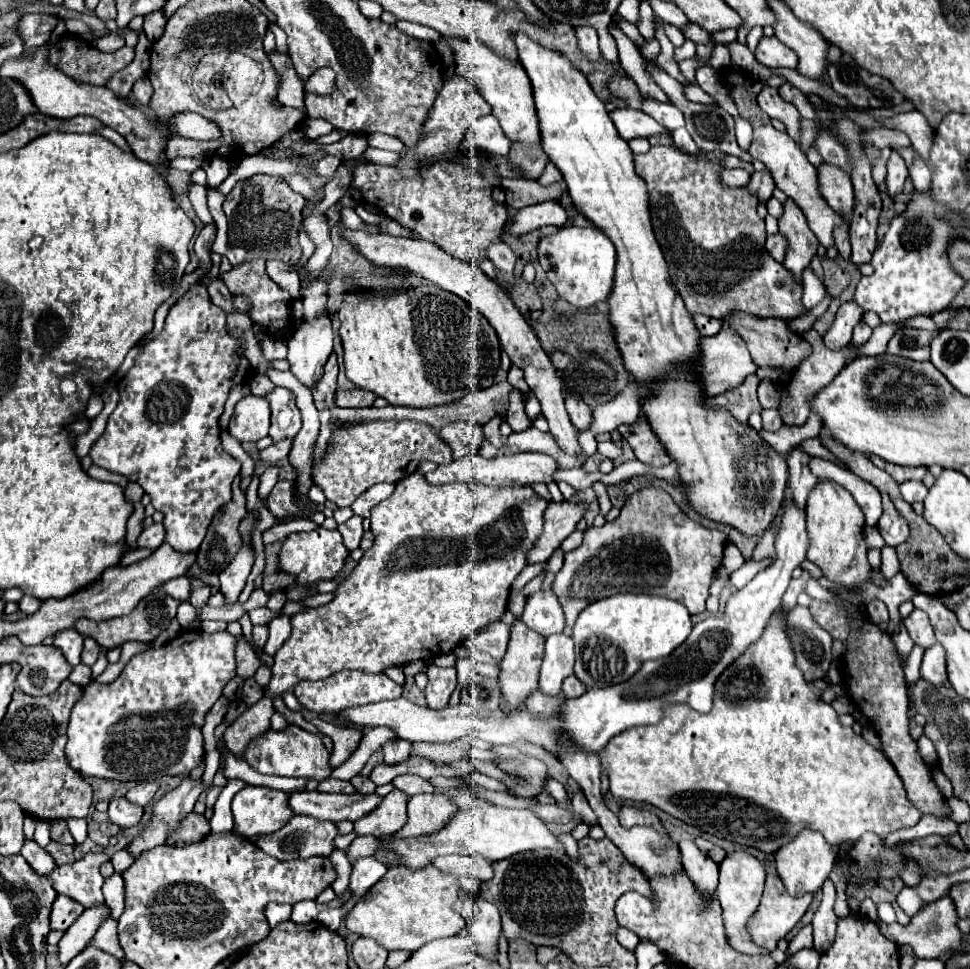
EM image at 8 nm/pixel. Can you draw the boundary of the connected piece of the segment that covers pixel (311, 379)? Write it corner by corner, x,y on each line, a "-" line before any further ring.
324,308
316,320
302,322
294,336
288,340
288,362
294,376
312,388
324,372
324,364
332,354
332,322

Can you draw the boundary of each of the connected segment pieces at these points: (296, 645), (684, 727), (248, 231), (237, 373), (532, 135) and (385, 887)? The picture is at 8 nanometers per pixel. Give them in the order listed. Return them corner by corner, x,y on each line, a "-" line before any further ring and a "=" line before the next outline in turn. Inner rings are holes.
414,472
412,476
406,476
404,480
400,480
392,492
390,498
382,500
376,508
372,508
372,534
374,534
374,546
364,552
362,560
358,562
356,570
338,586
338,590
334,592
334,600
326,606
320,608
308,608
302,614
292,616
292,634
290,638
284,642
284,646
276,652
274,656
274,666
272,666
272,680
264,692
264,698
260,702
256,702
254,706
248,706
248,710
238,716
238,720
234,724
230,724
224,732
224,742
226,748
236,756
236,758
244,758
244,750
246,746
262,736
264,732
268,732
270,728
270,718
274,714
274,706
272,706
272,696
282,694
286,690
292,690
294,682
306,678
306,680
322,680
326,676
332,676
334,672
340,670
368,670
368,672
384,672
388,666
402,666
414,660
428,660
428,658
436,658
440,654
448,654
454,648
458,648
460,644
464,644
468,638
472,638
478,630
486,628
492,622
498,622
502,618
502,614
506,612
506,604
508,604
508,594
510,594
510,584
514,582
514,578
522,572
522,568
526,566
526,552
534,546
534,540
538,538
538,532
542,532
542,514
546,510
548,502
538,496
530,486
522,486
522,488
496,488
496,486
484,486
478,482
456,482
456,484
440,484
440,486
432,486
426,482
426,478
420,472
=
776,612
770,618
760,640
754,642
744,652
744,656
740,656
734,664
730,664
728,670
718,678
716,694
714,694
714,706
708,714
698,714
692,708
686,708
684,704
666,706
664,718
658,724
630,728
626,732
614,736
608,742
608,746
600,752
600,762
602,762
602,768
608,768
608,774
610,774
610,794
614,798
620,798
620,800
652,804
652,806
672,814
674,818
678,818
678,820
682,820
694,828
700,828
706,834
712,834
716,838
724,838
724,840
730,840
730,842
736,842
742,846
752,846
752,848
758,848
760,852
766,852
766,854
774,854
778,848
782,848
784,844
794,840
798,836
798,832
802,832
806,828
820,832
826,838
826,842
832,846
856,842
864,832
874,832
880,838
886,838
894,830
912,828
922,816
920,816
918,808
914,808
910,804
910,800
906,798
906,790
902,788
902,780
894,772
894,766
890,764
890,760
884,756
882,750
868,744
852,728
842,726
836,710
830,704
824,704
812,692
810,684
804,680
802,672
794,664
794,650
790,648
790,640
786,636
786,628
784,628
782,620
786,620
786,616
782,612
=
256,174
248,180
240,180
224,202
224,212
228,216
228,238
234,246
242,246
246,250
278,250
298,238
298,232
302,228
302,208
306,200
296,194
284,180
268,176
268,174
-
238,200
240,200
240,226
236,220
238,212
=
194,284
168,312
166,316
166,322
164,322
164,330
150,342
144,344
144,348
140,350
140,354
136,356
134,360
134,366
130,368
130,372
124,376
124,384
122,384
122,392
120,392
120,402
116,406
116,410
110,414
108,418
108,426
104,430
104,434
92,444
90,448
90,458
96,466
102,466
110,472
116,472
116,474
122,474
126,476
130,482
138,482
146,494
150,494
152,498
152,506
156,510
160,510
164,514
164,528
166,528
166,542
178,550
178,552
196,552
200,548
200,542
204,540
204,534
210,526
210,520
214,516
214,512
224,506
230,498
232,498
232,482
234,478
238,476
240,472
240,462
236,458
232,458
228,452
224,452
222,448
222,442
220,442
220,434
218,434
218,418
222,416
224,412
224,402
228,398
228,392
230,388
234,386
234,382
238,380
240,382
246,382
248,378
248,372
250,372
250,366
240,350
240,344
236,338
228,336
228,330
226,330
226,314
222,308
214,306
210,302
210,296
206,292
206,286
204,284
=
444,38
444,40
454,50
456,74
474,82
474,86
484,96
484,100
492,106
492,114
498,118
504,134
512,142
520,142
520,144
528,144
528,146
540,144
534,96
532,96
530,80
528,80
522,64
510,64
508,60
502,60
500,56
490,52
484,44
476,44
470,40
454,40
454,38
=
428,866
418,872
390,868
348,912
346,928
356,936
378,940
386,950
414,952
434,938
460,934
466,928
466,920
454,910
454,903
470,896
473,895
462,890
454,874
446,874
436,866

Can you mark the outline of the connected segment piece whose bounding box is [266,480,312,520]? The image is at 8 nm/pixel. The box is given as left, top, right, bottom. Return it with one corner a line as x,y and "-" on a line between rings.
282,480
274,486
272,494
266,500
268,510
274,514
276,520
286,518
288,514
302,514
302,512
312,512
312,510
302,510
294,504
294,480

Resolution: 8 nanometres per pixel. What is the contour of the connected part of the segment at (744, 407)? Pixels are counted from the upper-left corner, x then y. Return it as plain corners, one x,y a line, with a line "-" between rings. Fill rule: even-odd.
748,376
738,388
726,390
710,400
706,400
706,406
712,408
726,408
730,410
740,422
748,422
748,416
752,412
760,412
762,406
756,398
756,388
758,388
760,380
756,376

